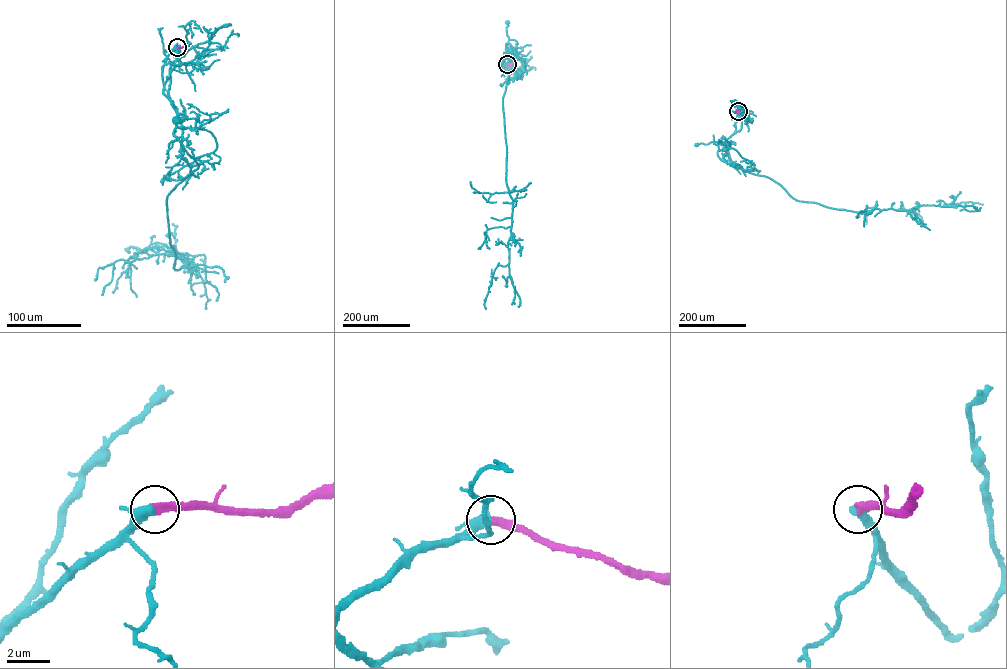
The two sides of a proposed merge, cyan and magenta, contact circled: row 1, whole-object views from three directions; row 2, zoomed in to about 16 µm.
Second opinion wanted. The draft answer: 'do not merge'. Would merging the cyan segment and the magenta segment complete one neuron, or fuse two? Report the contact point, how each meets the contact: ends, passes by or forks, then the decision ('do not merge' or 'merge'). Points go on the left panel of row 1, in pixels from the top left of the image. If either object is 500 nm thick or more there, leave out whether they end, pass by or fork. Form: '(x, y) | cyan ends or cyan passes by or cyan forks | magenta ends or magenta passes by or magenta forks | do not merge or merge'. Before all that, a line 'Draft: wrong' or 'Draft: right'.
Draft: wrong
(177, 47) | cyan passes by | magenta ends | merge

